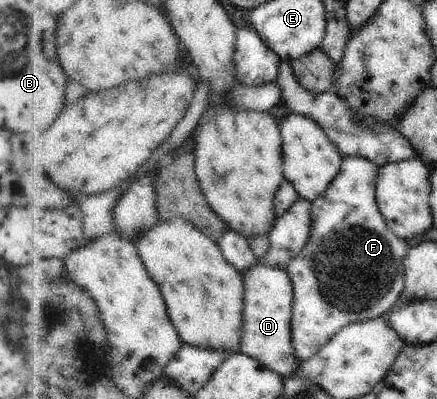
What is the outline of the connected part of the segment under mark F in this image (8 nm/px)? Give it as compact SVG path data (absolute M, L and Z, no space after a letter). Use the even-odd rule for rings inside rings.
M347 156L343 171L329 191L313 202L311 241L293 261L288 272L296 286L294 304L294 344L301 361L313 359L336 335L355 322L387 317L398 305L406 288L405 260L412 243L401 239L389 226L378 201L380 165L369 158Z

